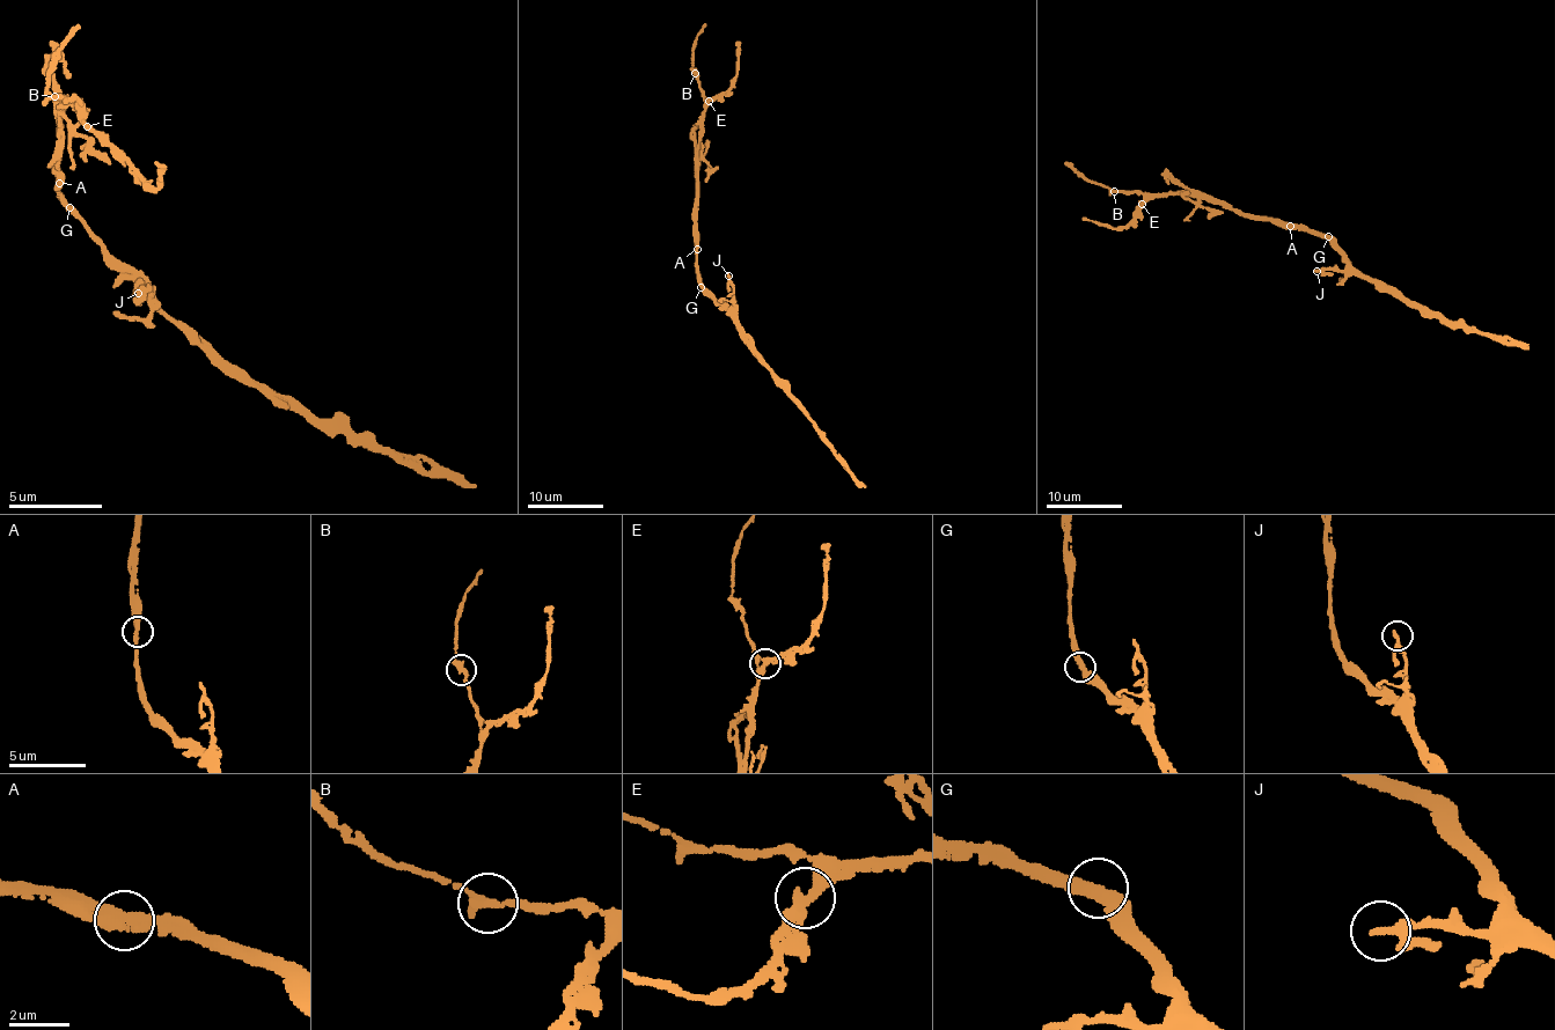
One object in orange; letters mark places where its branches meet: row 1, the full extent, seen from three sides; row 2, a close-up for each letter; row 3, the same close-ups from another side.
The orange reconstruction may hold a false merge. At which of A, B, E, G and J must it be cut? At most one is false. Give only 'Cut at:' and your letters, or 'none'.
Cut at: none

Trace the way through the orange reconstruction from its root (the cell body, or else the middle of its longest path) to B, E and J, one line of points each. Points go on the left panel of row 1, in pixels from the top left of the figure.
B: (74, 212), (60, 198), (60, 170), (56, 161), (60, 156), (60, 113), (70, 104), (79, 104), (56, 95)
E: (74, 212), (60, 198), (60, 170), (56, 166), (60, 156), (60, 113), (70, 104), (88, 127)
J: (74, 212), (83, 226), (149, 287), (149, 292), (139, 292)

